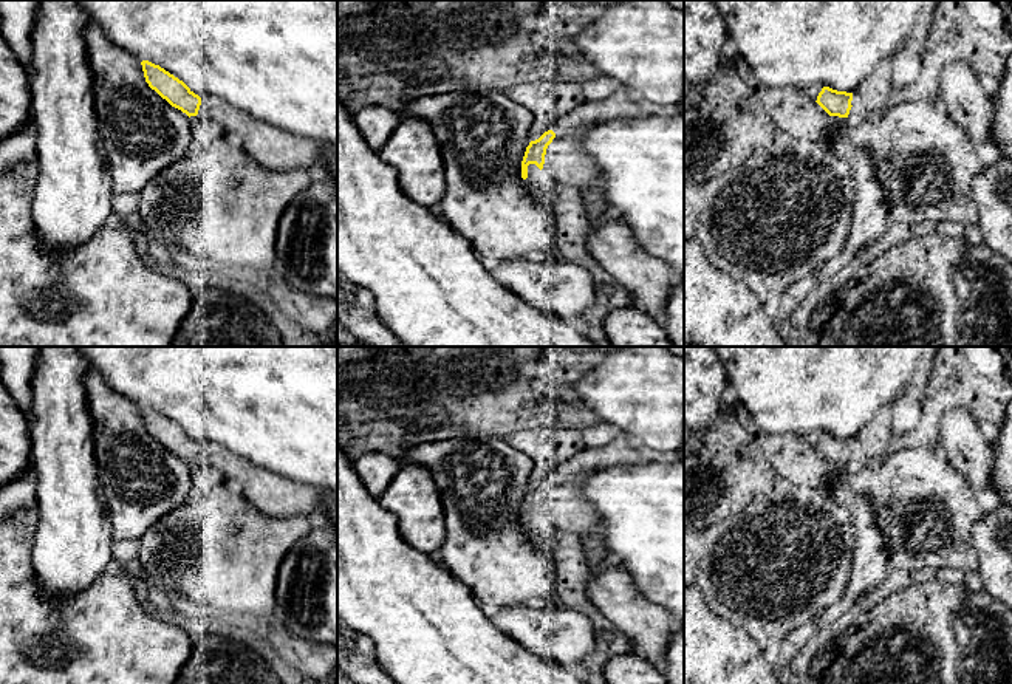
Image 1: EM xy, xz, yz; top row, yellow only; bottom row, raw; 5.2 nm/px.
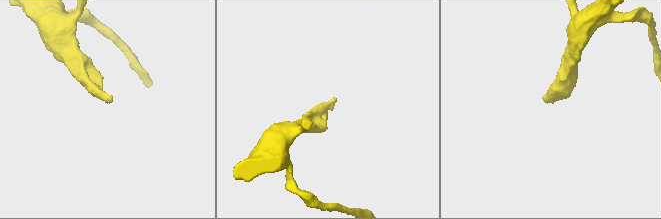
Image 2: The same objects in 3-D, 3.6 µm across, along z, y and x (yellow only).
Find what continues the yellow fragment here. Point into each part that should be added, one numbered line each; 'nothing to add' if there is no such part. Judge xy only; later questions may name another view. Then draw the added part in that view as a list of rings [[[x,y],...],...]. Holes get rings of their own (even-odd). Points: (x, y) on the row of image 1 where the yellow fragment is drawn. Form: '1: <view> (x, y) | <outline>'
1: xy (274, 149) | [[[217,96],[201,97],[200,119],[221,125],[263,167],[286,172],[325,166],[322,145],[309,138],[277,128]]]

